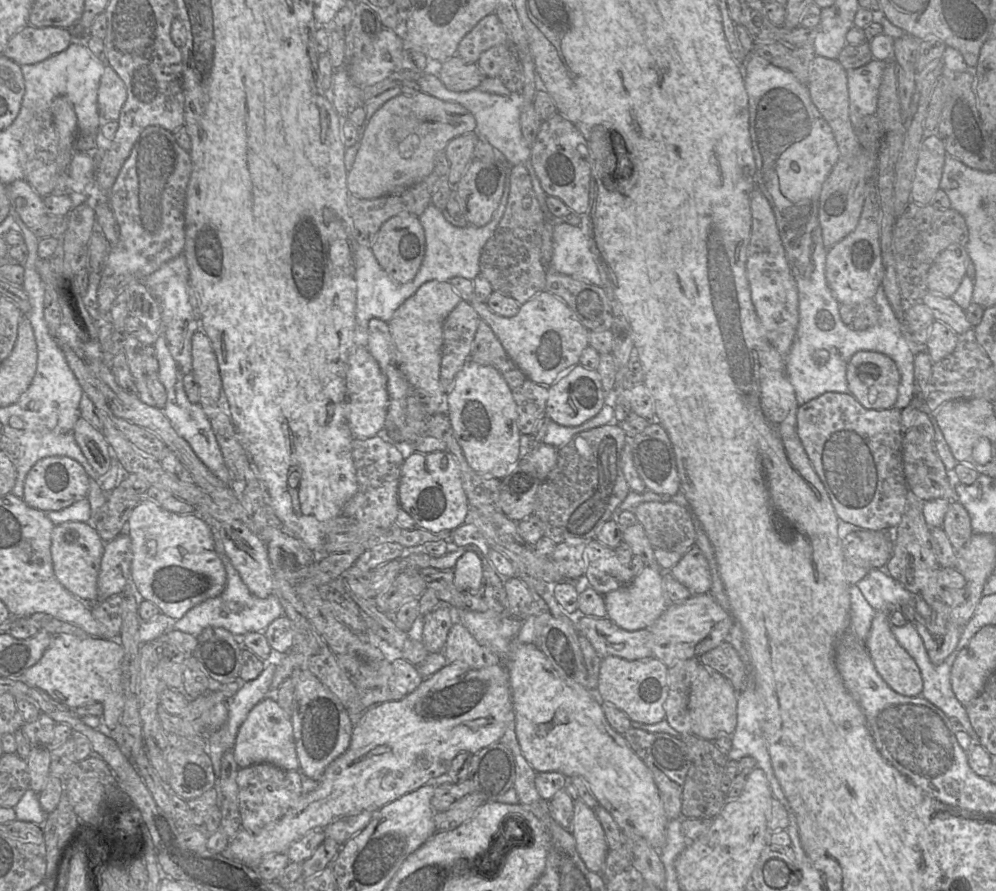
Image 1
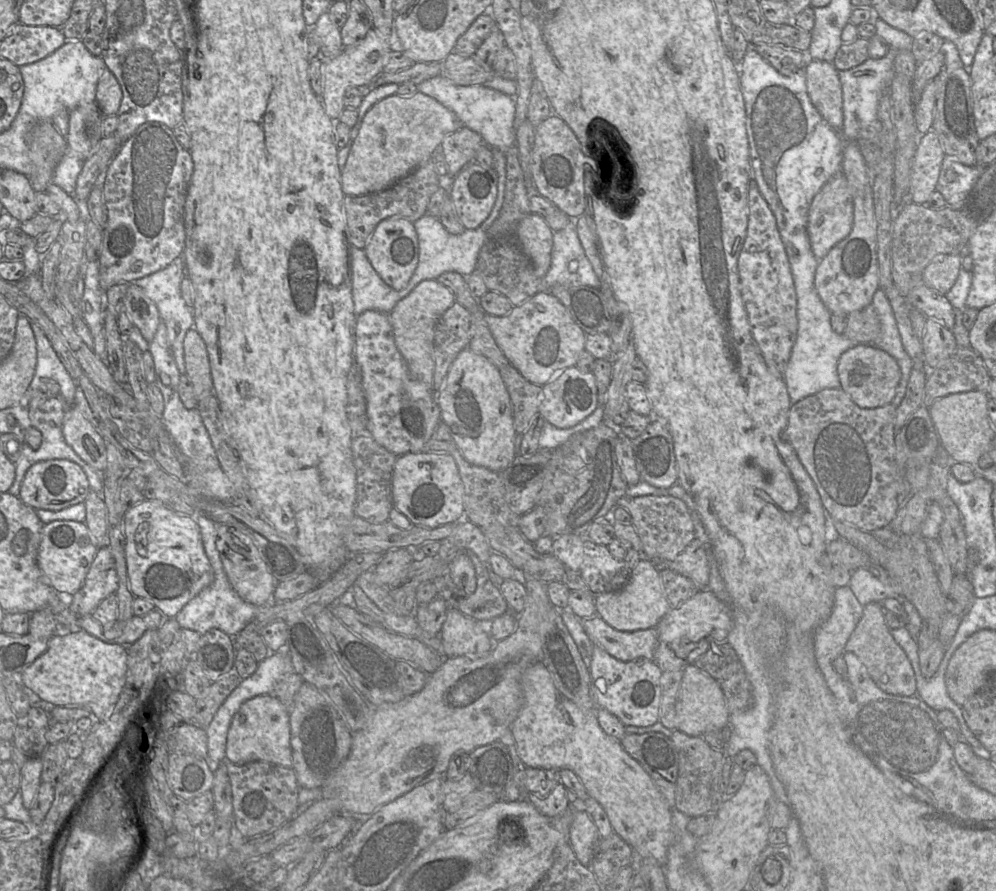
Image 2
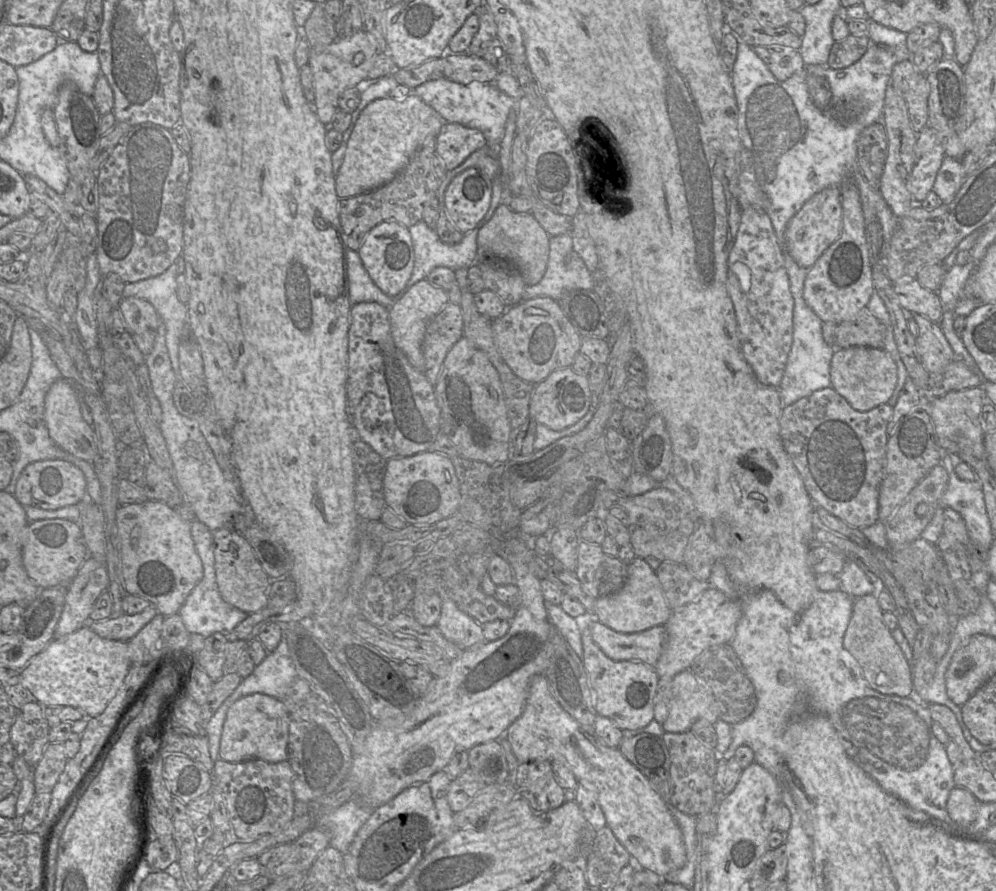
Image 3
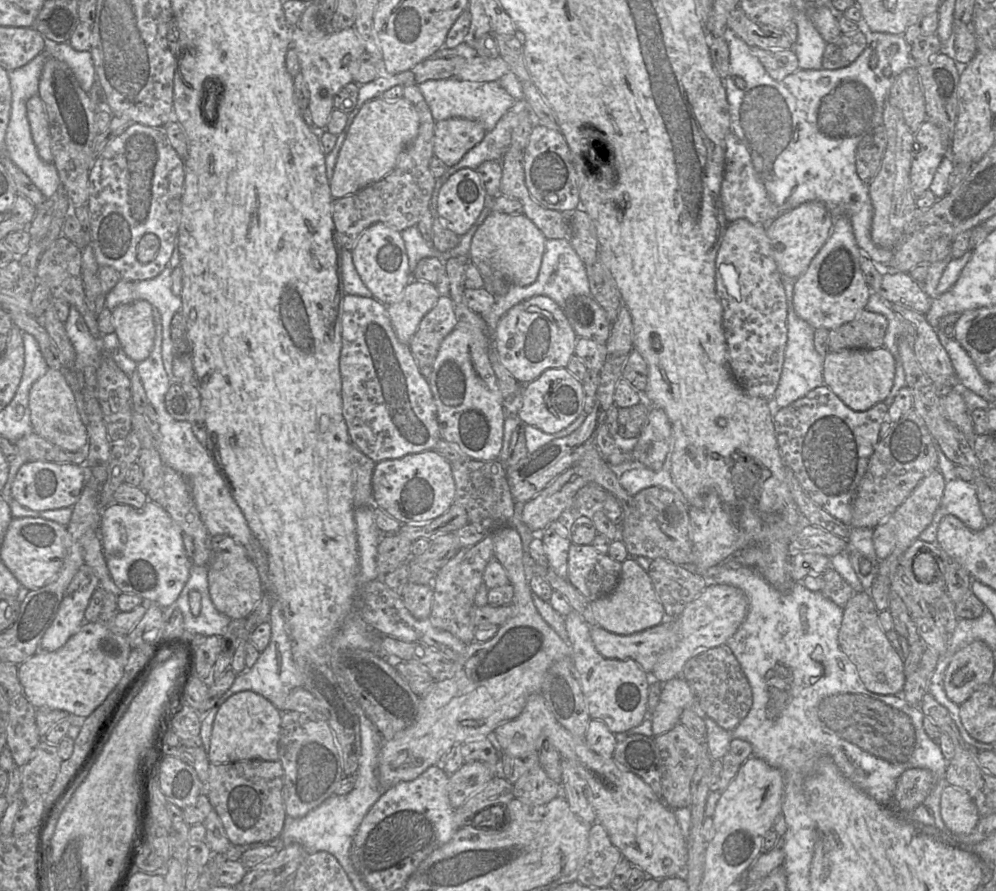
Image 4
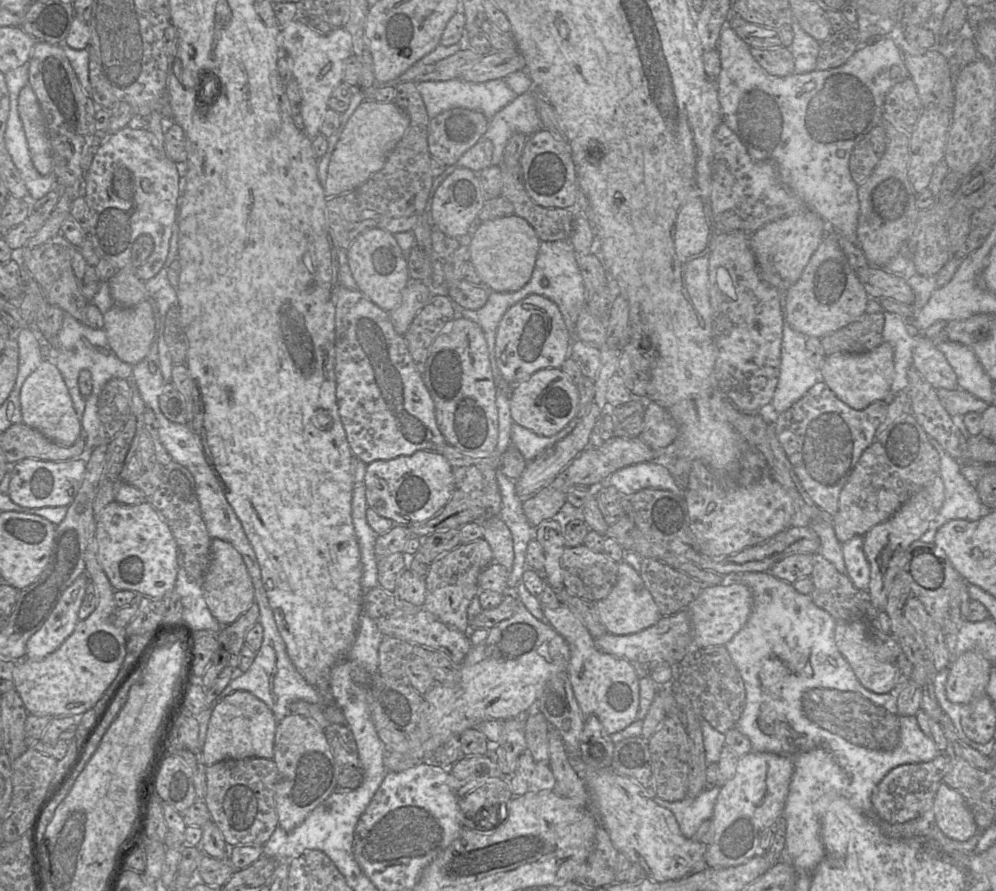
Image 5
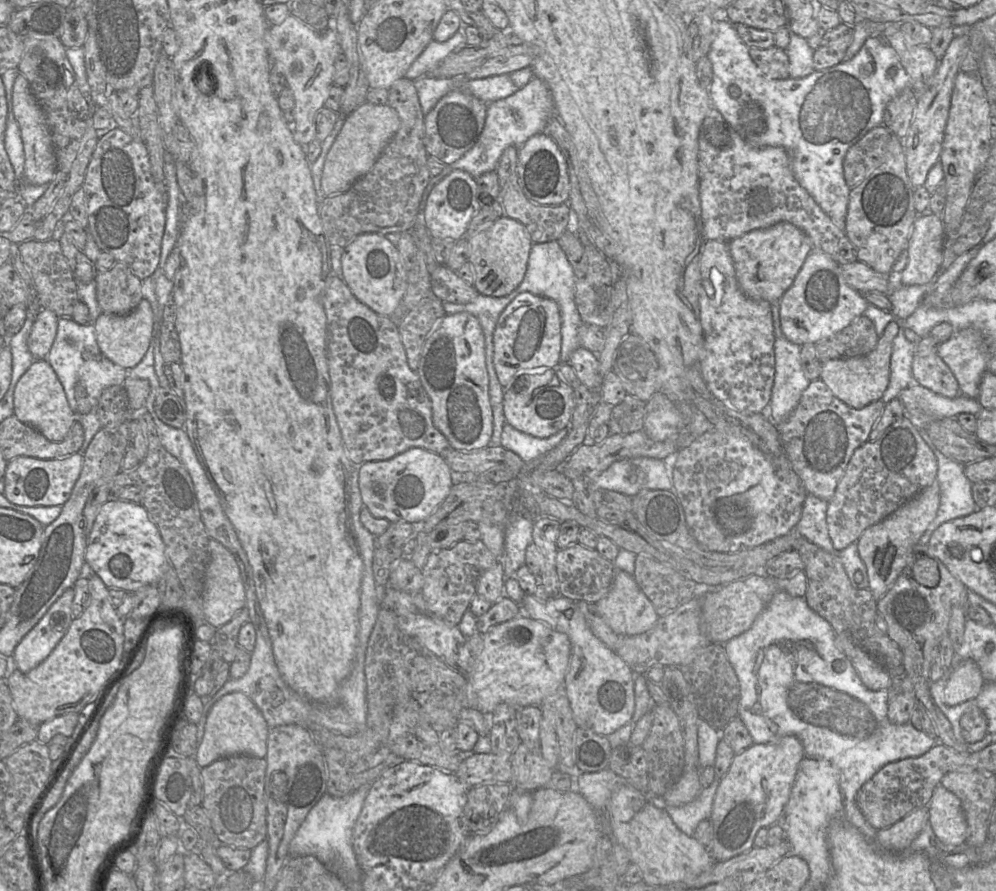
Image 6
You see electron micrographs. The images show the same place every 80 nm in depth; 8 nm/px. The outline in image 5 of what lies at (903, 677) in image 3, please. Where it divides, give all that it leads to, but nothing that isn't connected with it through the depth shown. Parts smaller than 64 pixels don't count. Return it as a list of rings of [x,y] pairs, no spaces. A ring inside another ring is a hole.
[[[862,621],[837,622],[835,643],[864,688],[875,694],[889,693],[895,689],[897,656],[891,648],[871,634],[867,623]]]

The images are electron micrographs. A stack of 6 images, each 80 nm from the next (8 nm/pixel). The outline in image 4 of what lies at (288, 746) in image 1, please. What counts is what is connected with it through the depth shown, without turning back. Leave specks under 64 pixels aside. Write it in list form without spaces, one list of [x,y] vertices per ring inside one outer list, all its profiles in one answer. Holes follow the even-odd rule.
[[[241,691],[228,698],[218,709],[207,753],[211,764],[246,760],[277,761],[282,712],[268,699],[252,691]]]

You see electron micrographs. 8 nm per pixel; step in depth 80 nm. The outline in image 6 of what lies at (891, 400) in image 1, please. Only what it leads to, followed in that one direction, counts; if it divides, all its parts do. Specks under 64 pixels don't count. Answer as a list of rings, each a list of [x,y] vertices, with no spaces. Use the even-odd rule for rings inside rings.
[[[902,320],[888,323],[879,337],[877,346],[867,355],[854,358],[833,359],[821,365],[819,379],[843,403],[851,408],[861,409],[866,405],[881,400],[890,378],[890,362],[893,340],[897,336]]]

